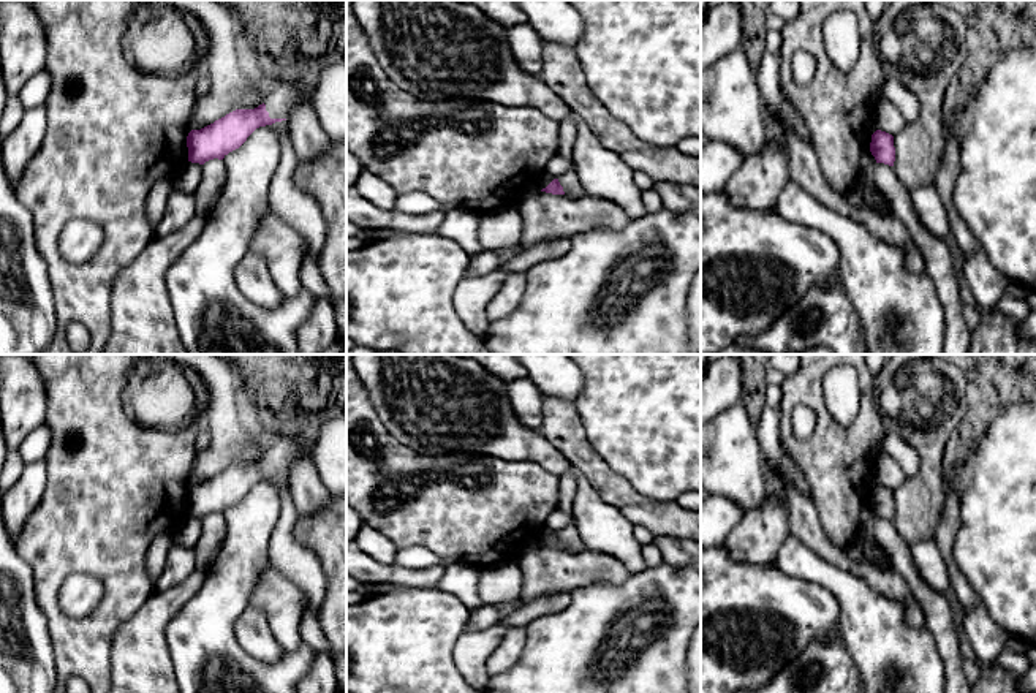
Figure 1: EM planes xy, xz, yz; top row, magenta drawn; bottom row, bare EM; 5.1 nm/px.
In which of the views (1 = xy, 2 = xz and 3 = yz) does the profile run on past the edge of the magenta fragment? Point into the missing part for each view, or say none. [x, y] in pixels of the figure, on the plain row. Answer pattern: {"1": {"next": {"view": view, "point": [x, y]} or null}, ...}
{"1": {"next": {"view": "xy", "point": [279, 451]}}, "2": {"next": null}, "3": {"next": null}}

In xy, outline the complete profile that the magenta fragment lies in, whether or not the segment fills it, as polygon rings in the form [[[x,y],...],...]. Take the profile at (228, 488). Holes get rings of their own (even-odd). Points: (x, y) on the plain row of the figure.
[[[318,427],[291,437],[261,432],[264,457],[255,464],[236,464],[201,484],[191,484],[187,490],[188,516],[204,519],[214,513],[223,514],[256,483],[286,475],[297,454],[302,453],[312,459],[316,435]]]

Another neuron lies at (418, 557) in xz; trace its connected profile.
[[[414,546],[397,549],[394,565],[411,570],[424,570],[427,566],[443,565],[443,562],[430,549]]]

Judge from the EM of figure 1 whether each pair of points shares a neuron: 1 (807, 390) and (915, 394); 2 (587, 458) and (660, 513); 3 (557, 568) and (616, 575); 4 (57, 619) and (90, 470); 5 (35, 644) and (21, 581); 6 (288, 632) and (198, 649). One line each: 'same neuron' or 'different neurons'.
1: different neurons
2: same neuron
3: same neuron
4: same neuron
5: same neuron
6: different neurons

